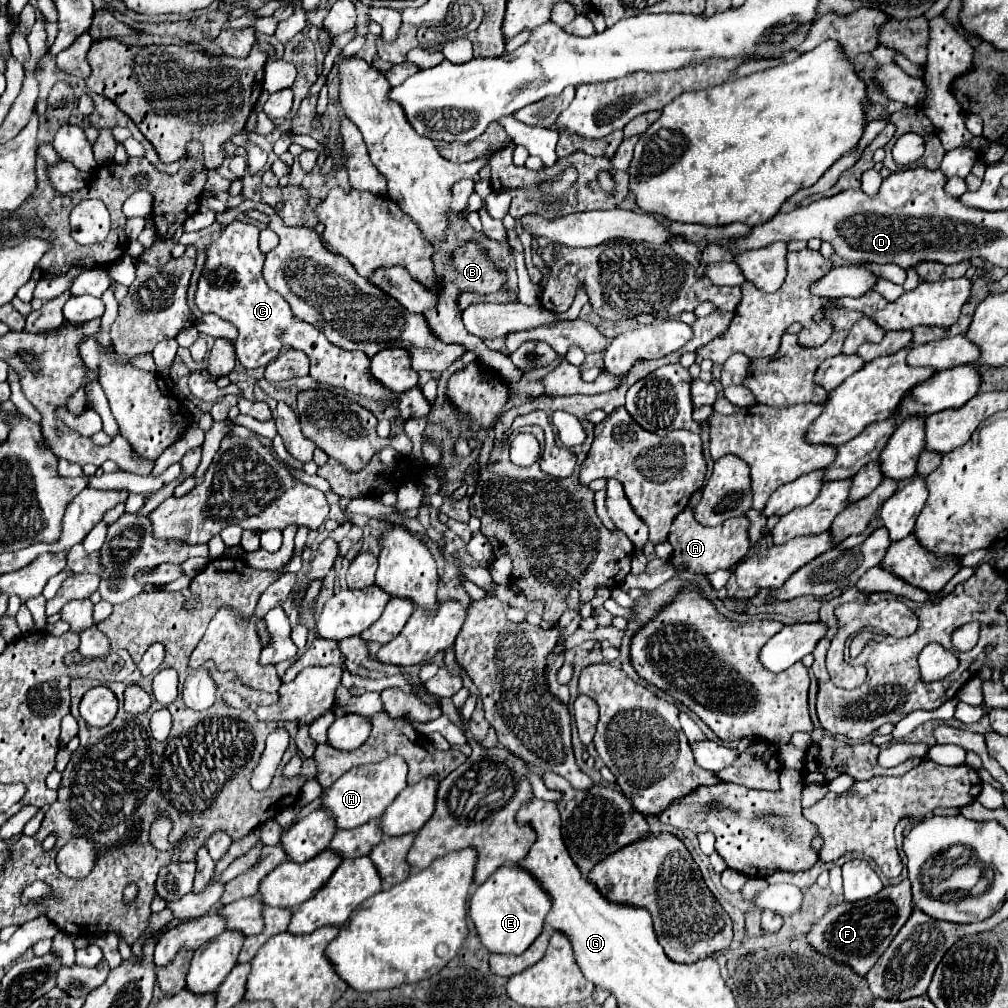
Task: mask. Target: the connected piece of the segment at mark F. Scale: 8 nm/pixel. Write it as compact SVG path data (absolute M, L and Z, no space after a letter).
M901 881L899 885L885 887L881 893L861 899L857 903L841 901L833 905L807 933L807 941L811 947L833 959L839 965L847 965L855 975L867 975L867 971L877 963L877 959L885 953L889 943L895 939L895 935L901 931L901 927L907 923L907 919L913 913L911 903L911 887L909 881Z

